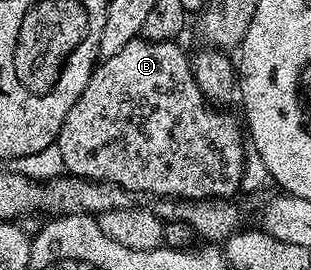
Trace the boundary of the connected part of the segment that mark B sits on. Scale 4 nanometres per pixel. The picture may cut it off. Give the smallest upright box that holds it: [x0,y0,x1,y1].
[55,36,247,202]

